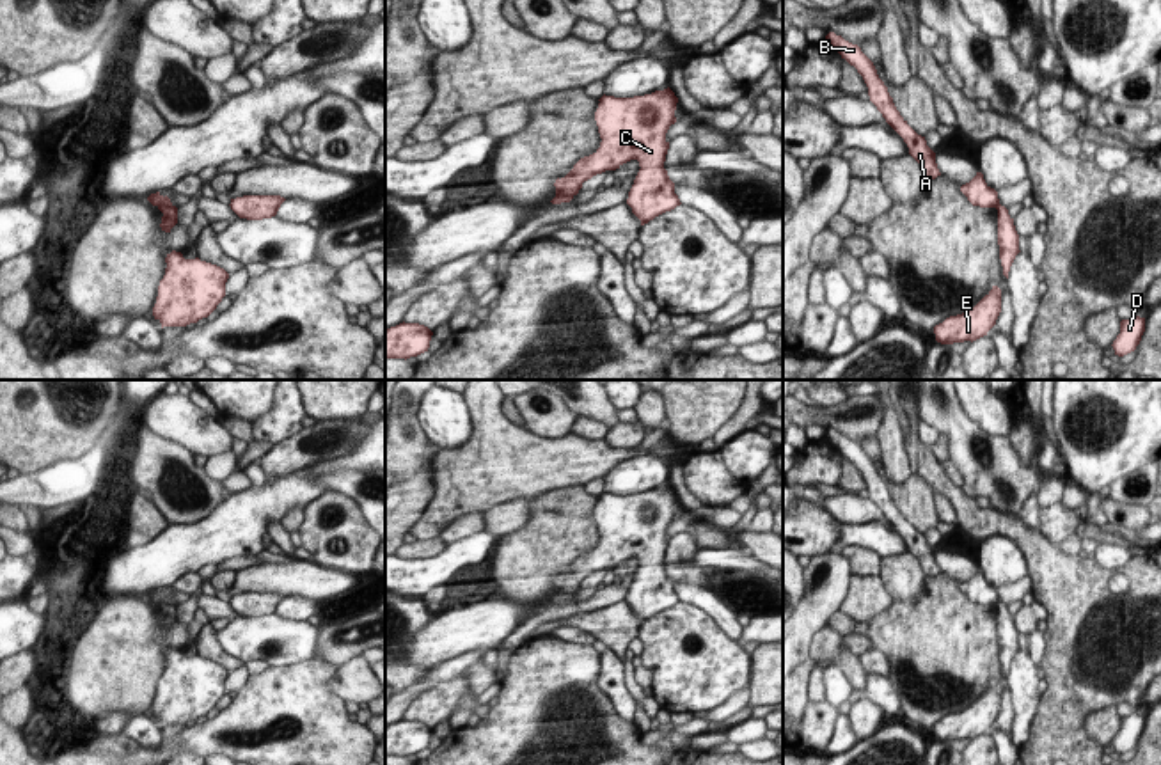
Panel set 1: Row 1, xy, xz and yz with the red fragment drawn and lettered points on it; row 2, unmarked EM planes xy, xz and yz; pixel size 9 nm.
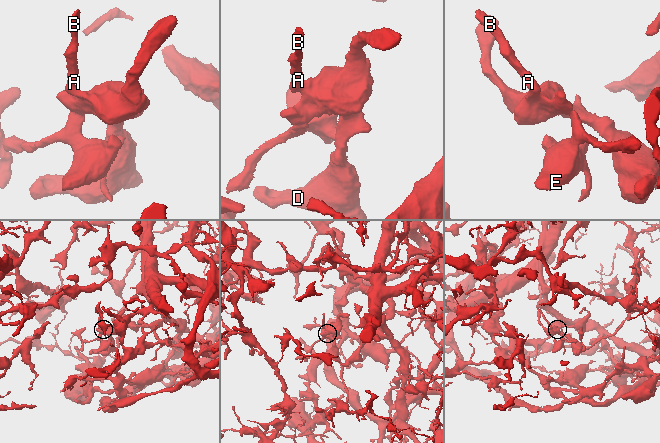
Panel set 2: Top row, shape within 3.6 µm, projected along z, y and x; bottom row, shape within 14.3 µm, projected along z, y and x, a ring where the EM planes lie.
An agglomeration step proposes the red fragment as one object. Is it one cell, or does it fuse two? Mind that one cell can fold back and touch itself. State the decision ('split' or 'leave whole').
split

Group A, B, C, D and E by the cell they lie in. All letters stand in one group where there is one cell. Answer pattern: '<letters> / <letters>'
A B C D / E

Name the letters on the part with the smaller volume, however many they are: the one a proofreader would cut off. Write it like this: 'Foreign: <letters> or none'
Foreign: E

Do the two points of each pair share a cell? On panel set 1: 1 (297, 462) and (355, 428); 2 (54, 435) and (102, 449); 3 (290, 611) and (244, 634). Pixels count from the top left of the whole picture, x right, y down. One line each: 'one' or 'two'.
1: one
2: two
3: two

